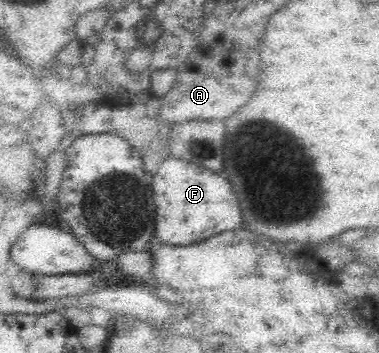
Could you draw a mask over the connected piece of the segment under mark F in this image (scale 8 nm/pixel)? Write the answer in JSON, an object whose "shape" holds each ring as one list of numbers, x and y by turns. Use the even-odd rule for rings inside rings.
{"shape":[[162,152,159,161,161,167,157,169,151,183,153,201,157,205,154,233,156,242,170,246,188,246,219,235,221,231,235,230,239,223,243,223,237,195,233,193,233,187,225,177]]}

